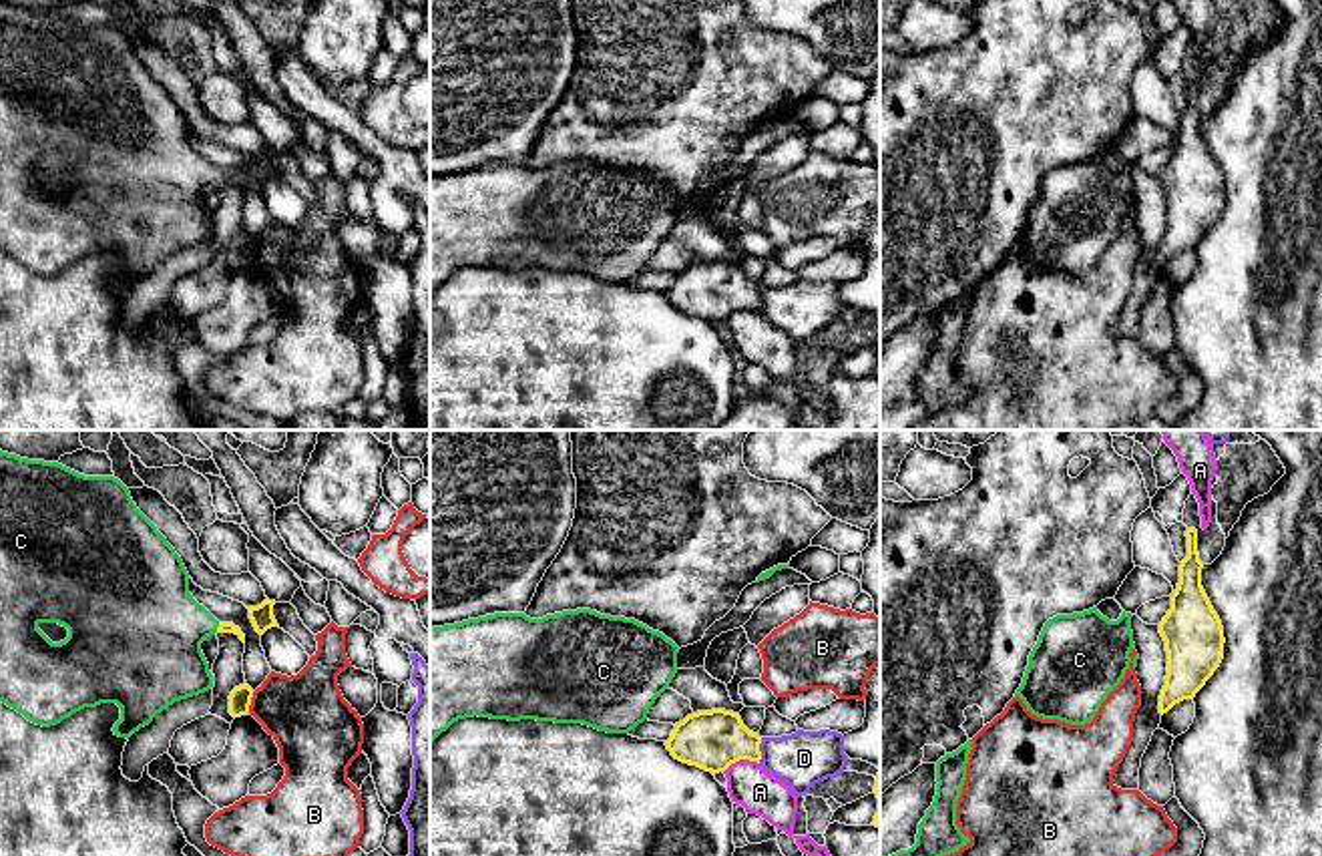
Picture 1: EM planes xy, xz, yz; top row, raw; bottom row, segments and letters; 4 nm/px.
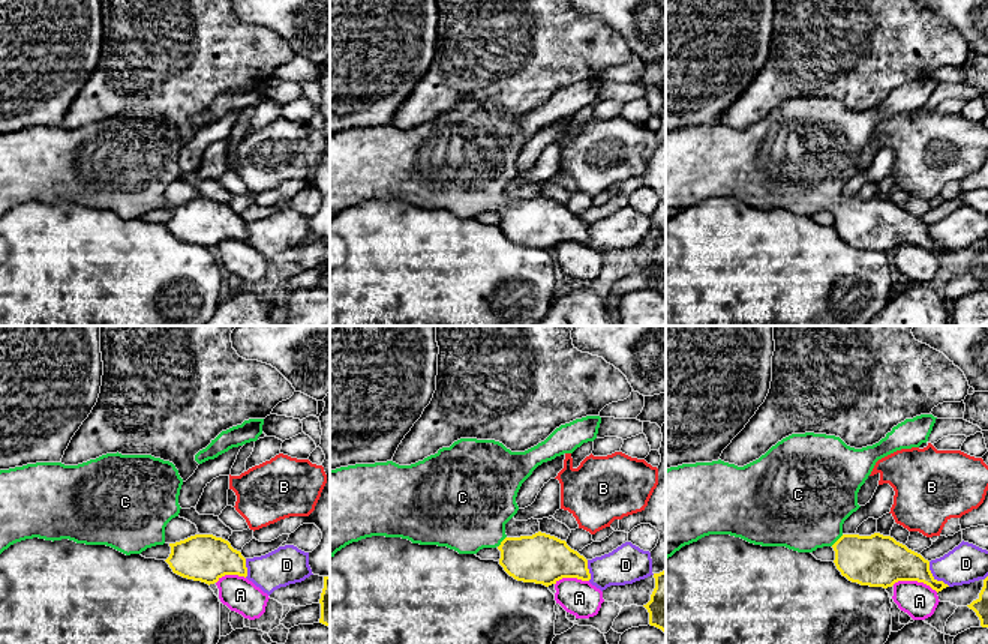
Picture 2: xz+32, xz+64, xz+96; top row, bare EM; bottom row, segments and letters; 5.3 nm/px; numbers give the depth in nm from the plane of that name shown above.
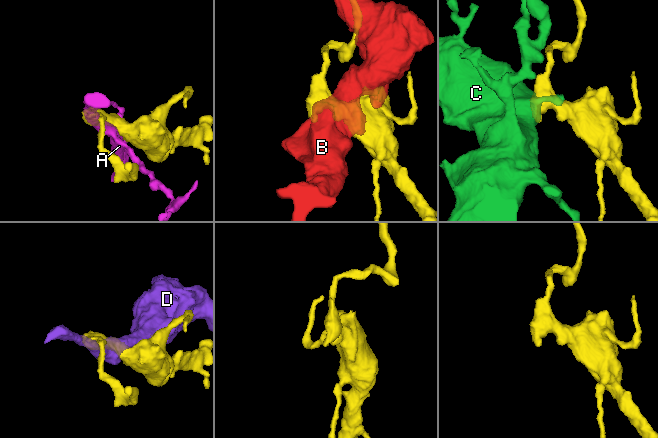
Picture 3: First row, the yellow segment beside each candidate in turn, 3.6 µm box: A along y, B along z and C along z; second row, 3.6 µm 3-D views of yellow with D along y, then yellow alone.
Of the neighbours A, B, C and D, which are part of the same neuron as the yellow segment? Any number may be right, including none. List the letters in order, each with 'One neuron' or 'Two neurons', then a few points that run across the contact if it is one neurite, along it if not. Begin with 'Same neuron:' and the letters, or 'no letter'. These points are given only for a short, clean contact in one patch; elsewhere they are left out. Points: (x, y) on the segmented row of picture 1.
Same neuron: C
A: Two neurons
B: Two neurons
C: One neuron. Line: xy (224, 627), (217, 627), (155, 627)
D: Two neurons

